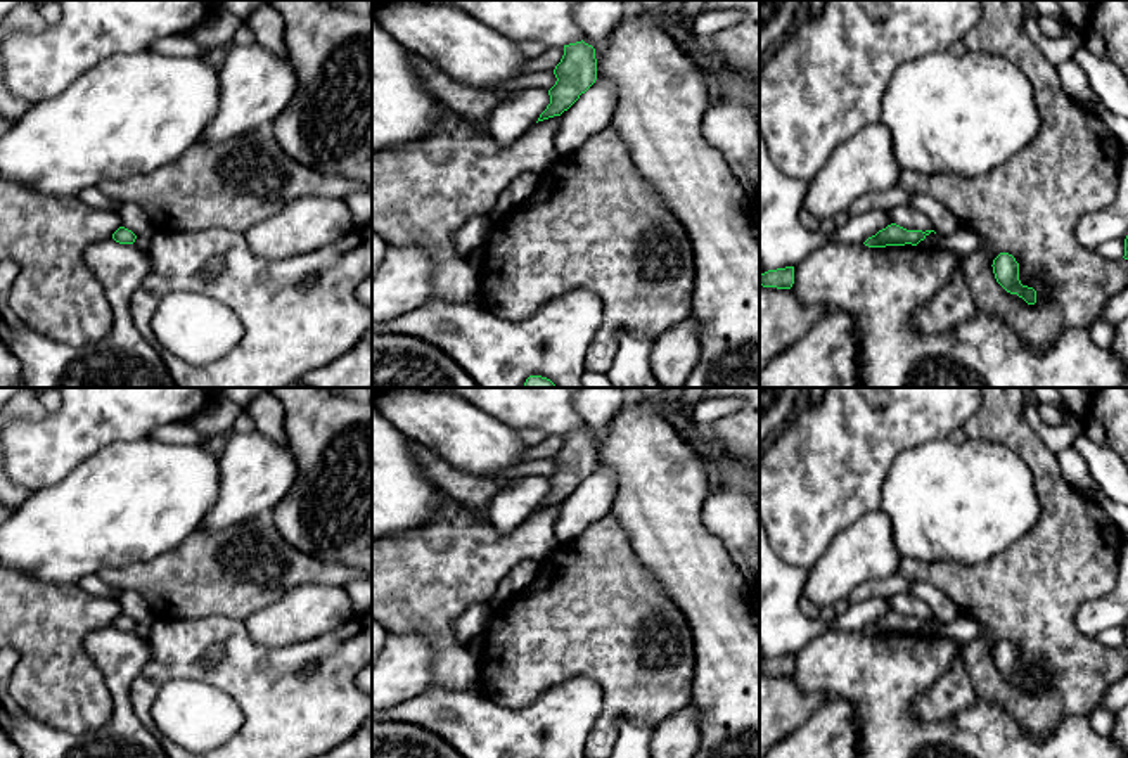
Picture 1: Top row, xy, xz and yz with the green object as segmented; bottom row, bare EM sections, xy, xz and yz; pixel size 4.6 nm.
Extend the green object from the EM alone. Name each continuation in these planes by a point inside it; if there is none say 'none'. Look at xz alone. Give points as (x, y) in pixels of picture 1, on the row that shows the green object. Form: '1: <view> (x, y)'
none

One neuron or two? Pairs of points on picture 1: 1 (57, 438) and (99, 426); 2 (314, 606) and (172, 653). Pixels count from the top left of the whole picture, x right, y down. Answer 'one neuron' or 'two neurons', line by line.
1: one neuron
2: two neurons

